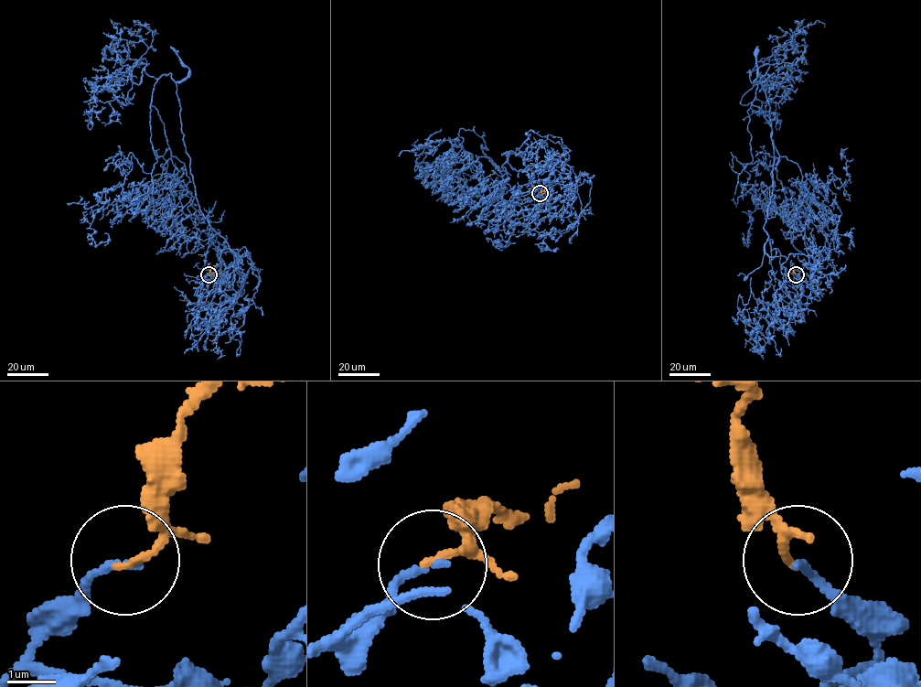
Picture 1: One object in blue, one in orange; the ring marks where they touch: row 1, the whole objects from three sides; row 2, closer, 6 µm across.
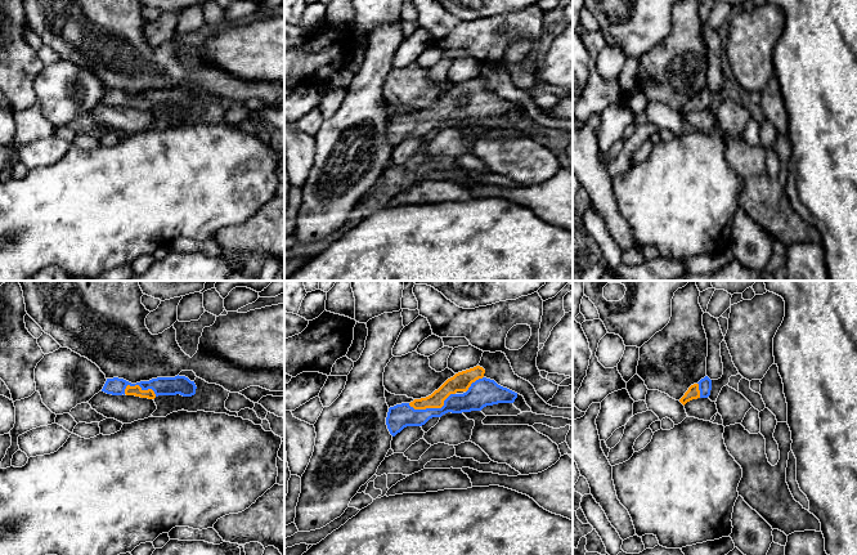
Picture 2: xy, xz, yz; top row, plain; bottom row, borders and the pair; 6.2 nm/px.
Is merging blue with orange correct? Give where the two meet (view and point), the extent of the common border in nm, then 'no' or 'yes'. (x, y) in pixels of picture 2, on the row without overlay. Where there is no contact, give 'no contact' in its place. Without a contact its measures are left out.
contact xz (433, 120); length 300 nm; yes

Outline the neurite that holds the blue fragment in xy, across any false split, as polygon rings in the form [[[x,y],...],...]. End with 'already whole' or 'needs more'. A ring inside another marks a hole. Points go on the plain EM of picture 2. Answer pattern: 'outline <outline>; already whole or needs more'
outline [[[185,88],[157,89],[149,93],[131,95],[124,90],[107,90],[102,103],[112,107],[135,107],[154,111],[158,107],[192,108],[196,106],[196,95]]]; needs more

